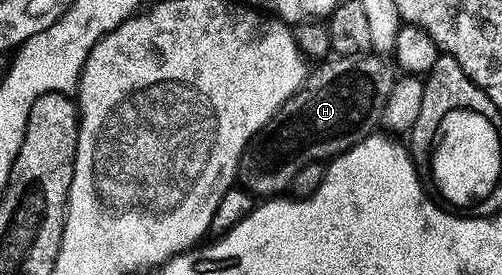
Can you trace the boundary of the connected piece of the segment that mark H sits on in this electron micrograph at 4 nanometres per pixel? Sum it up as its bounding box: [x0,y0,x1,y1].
[238,51,397,199]

